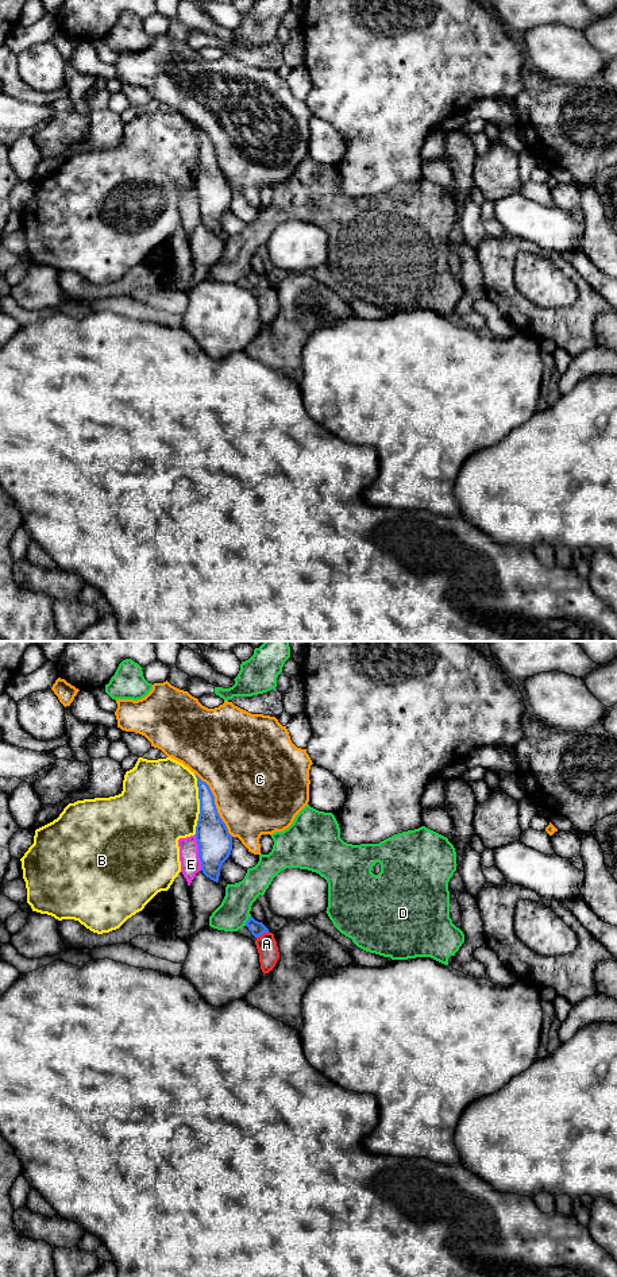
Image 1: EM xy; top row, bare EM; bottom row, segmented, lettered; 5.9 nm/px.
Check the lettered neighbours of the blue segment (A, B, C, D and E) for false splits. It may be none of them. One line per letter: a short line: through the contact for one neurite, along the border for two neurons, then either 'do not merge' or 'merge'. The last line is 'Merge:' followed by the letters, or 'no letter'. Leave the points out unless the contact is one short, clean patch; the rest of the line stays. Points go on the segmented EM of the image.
A: line xy (257, 929), (261, 934), (266, 944); merge
B: do not merge
C: do not merge
D: do not merge
E: do not merge
Merge: A

